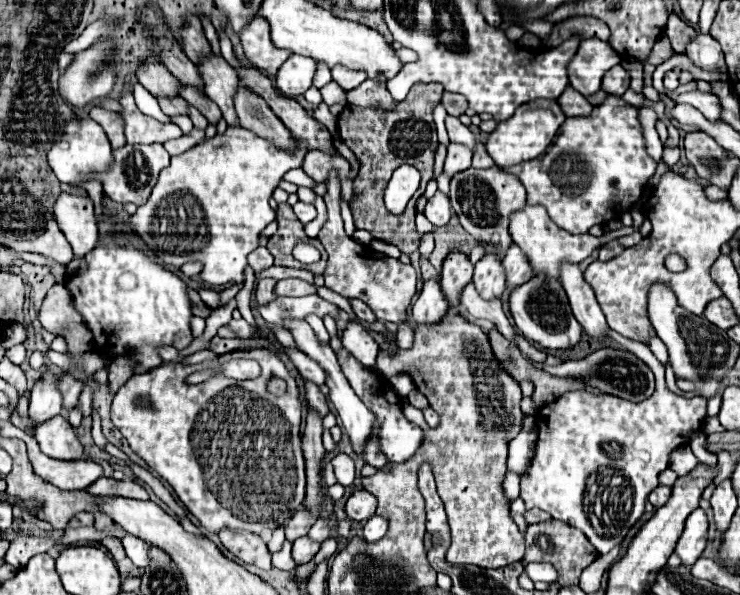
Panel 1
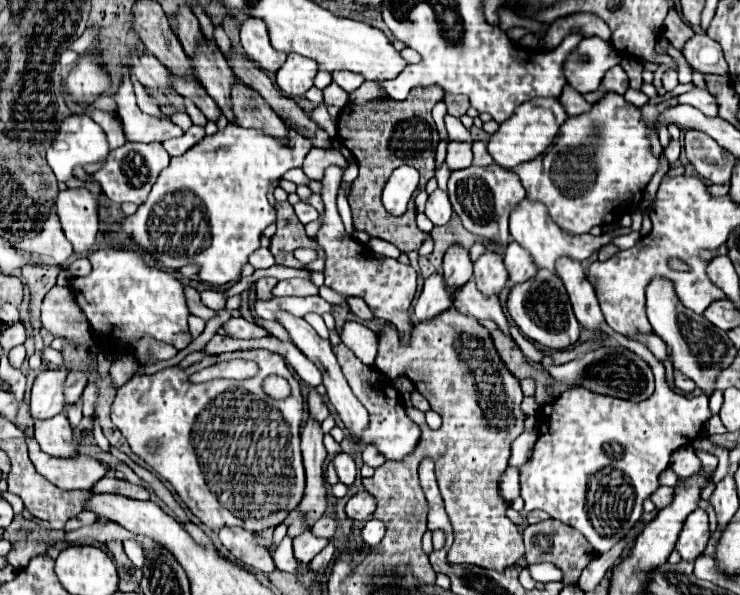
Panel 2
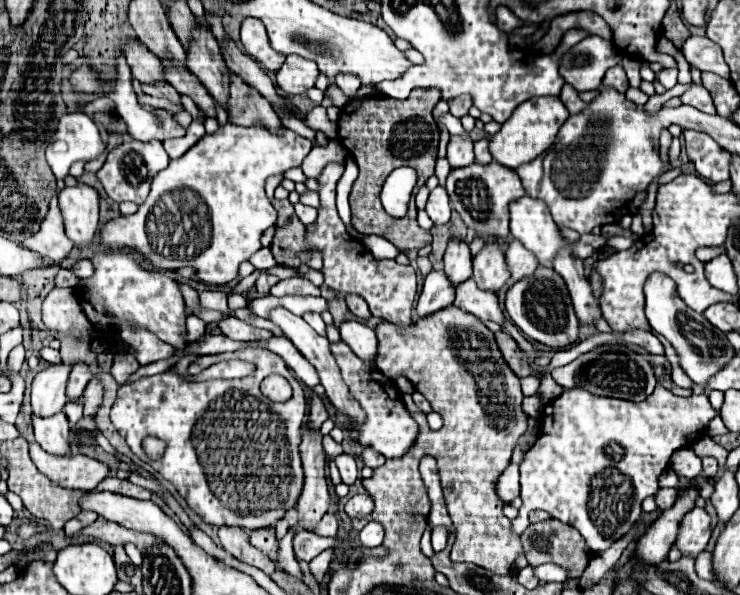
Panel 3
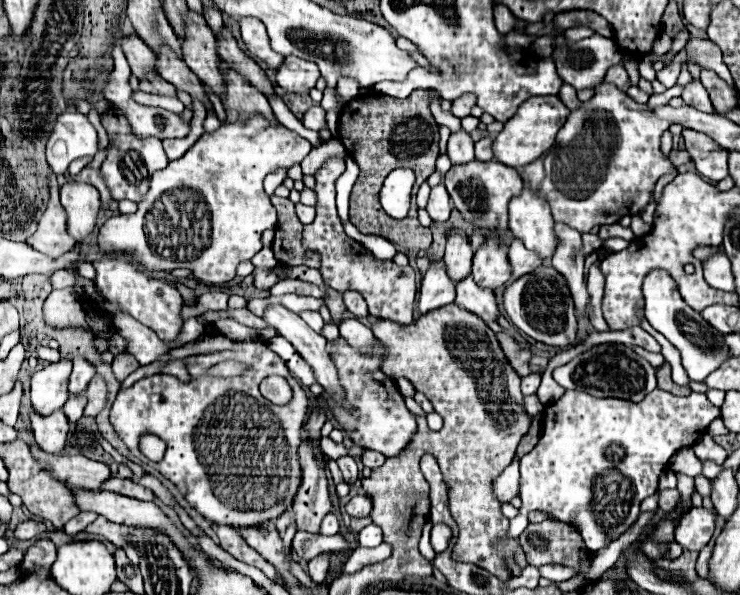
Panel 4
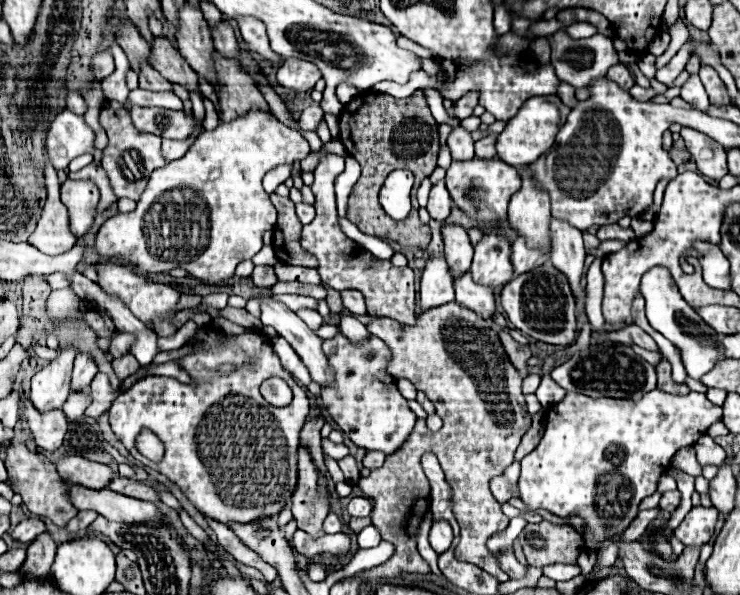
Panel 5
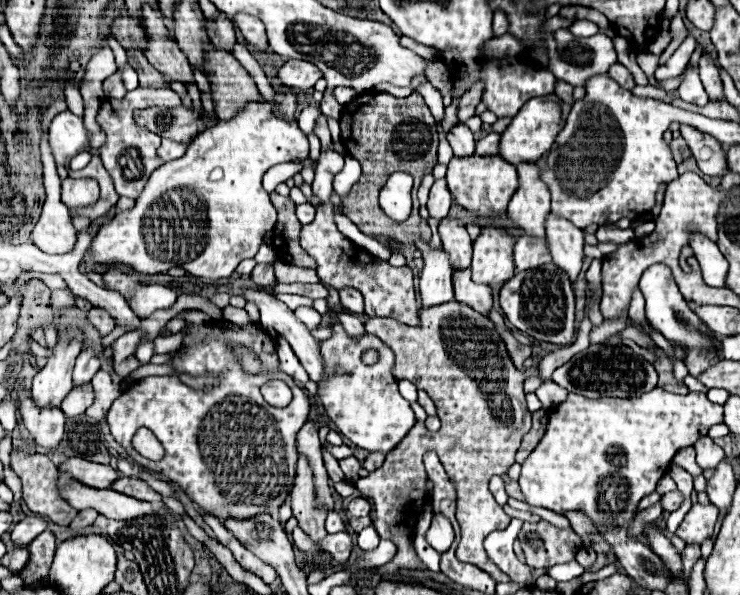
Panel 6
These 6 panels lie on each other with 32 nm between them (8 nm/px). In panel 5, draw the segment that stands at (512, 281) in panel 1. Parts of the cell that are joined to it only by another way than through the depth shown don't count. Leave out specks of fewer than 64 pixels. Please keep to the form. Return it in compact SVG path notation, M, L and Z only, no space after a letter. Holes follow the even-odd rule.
M516 238L512 242L512 264L514 264L514 274L524 274L528 270L534 270L548 262L550 256L544 254L540 248L528 248L524 238Z

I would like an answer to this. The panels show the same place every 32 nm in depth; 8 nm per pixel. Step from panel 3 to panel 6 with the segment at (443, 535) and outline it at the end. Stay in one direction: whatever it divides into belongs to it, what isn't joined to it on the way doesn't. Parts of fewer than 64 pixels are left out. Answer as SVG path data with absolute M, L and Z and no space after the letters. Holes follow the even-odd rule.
M434 514L432 524L426 532L426 542L438 552L446 552L450 548L452 540L454 540L454 530L452 530L450 520L442 514Z

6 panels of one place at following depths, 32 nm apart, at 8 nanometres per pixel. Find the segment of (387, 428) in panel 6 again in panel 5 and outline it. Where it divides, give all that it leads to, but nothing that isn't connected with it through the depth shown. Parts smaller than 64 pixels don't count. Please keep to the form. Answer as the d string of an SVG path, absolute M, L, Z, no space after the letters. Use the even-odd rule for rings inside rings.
M340 328L332 340L324 340L322 348L328 364L336 372L334 382L330 386L322 386L320 390L320 398L332 420L358 448L380 450L384 454L396 452L412 432L416 414L408 408L406 398L400 396L396 378L386 372L392 360L390 348L376 336L354 344L340 332ZM368 354L374 354L374 358L366 360Z

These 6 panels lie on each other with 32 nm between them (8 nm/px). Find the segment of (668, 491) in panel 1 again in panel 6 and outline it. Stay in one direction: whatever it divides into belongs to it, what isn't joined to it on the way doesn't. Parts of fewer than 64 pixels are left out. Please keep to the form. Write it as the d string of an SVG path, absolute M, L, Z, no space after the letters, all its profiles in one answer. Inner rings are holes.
M678 490L666 492L666 494L662 496L662 508L664 508L666 512L678 510L678 508L682 506L682 502L684 502L684 496L682 496L682 492L678 492Z

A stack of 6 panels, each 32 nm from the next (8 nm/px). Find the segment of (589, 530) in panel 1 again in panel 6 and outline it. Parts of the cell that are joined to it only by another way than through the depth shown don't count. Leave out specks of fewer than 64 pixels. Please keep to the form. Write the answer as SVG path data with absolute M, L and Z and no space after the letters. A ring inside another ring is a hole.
M654 388L640 398L584 398L568 394L568 398L556 406L548 418L546 434L532 454L522 464L520 488L530 506L542 506L552 512L564 514L568 510L582 510L594 524L604 526L628 526L638 510L638 502L656 490L658 480L668 472L670 460L680 448L694 446L714 424L724 422L724 408L714 404L702 392L690 392L686 396Z

